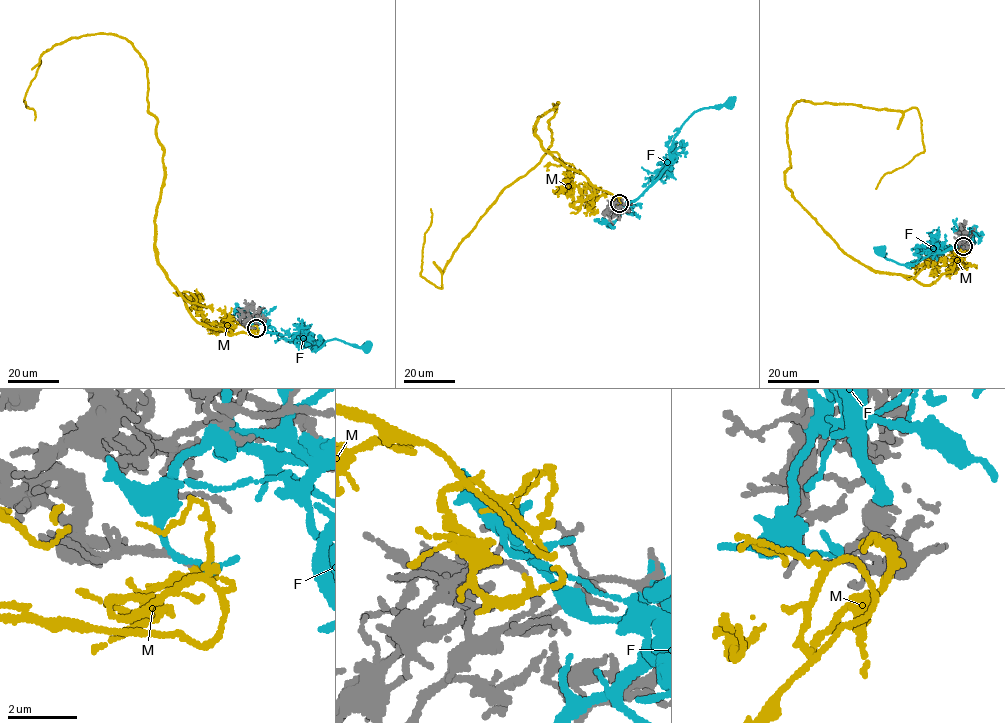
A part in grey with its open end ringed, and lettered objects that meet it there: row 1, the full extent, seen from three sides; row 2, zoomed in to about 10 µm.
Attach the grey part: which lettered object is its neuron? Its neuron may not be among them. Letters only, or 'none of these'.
M

